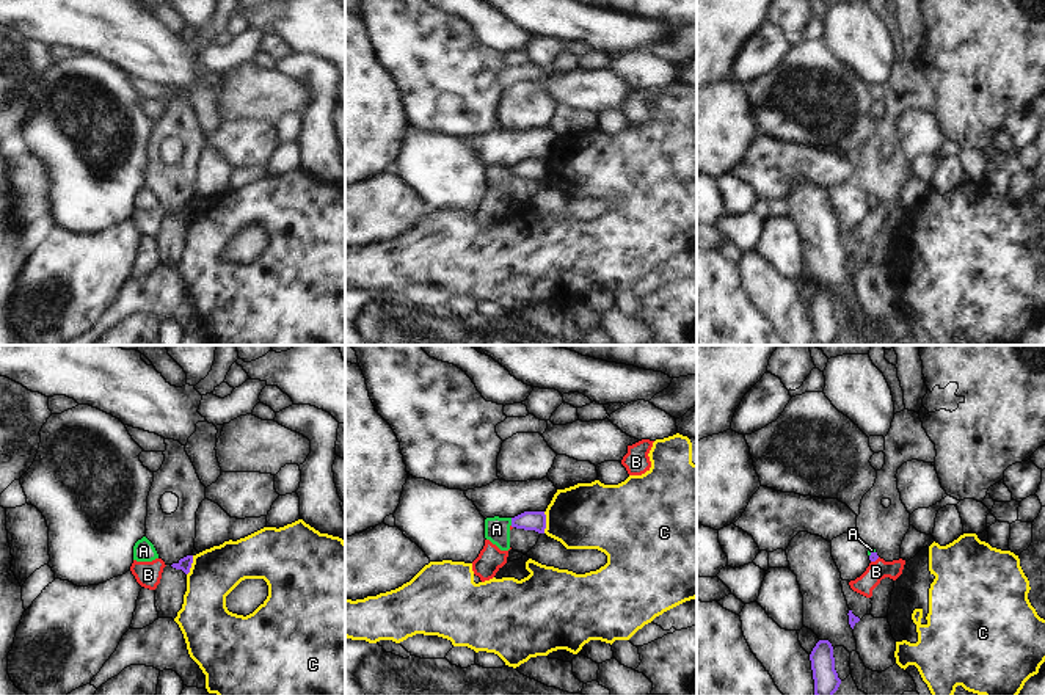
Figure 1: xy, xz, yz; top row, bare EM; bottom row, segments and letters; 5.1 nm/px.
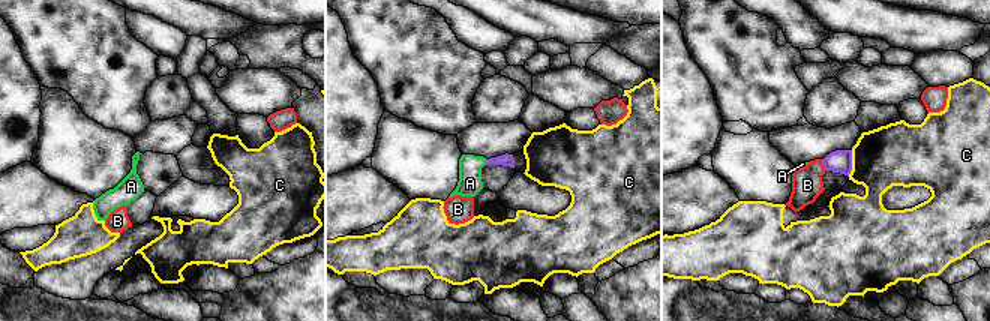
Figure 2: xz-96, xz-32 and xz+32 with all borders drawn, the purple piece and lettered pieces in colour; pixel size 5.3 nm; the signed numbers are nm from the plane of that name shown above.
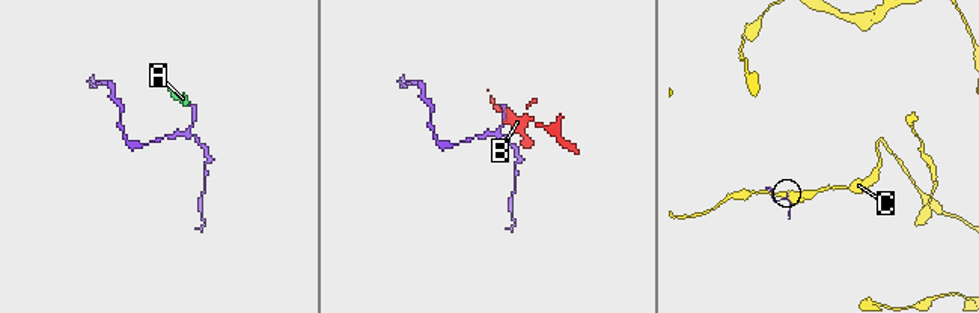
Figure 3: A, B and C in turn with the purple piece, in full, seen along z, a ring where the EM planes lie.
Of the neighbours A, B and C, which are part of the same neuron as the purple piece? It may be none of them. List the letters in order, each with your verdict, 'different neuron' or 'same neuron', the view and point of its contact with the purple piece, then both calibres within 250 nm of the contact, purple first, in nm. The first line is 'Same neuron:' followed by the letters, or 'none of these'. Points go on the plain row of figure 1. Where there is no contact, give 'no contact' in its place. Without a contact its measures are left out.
Same neuron: A
A: same neuron | xz (512, 170) | 100/130 nm
B: different neuron | yz (874, 209) | 50/100 nm
C: different neuron | xz (545, 171) | 100/340 nm

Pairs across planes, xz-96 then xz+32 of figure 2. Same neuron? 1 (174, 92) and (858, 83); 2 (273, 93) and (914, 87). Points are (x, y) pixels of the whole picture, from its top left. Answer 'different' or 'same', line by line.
1: different
2: same

